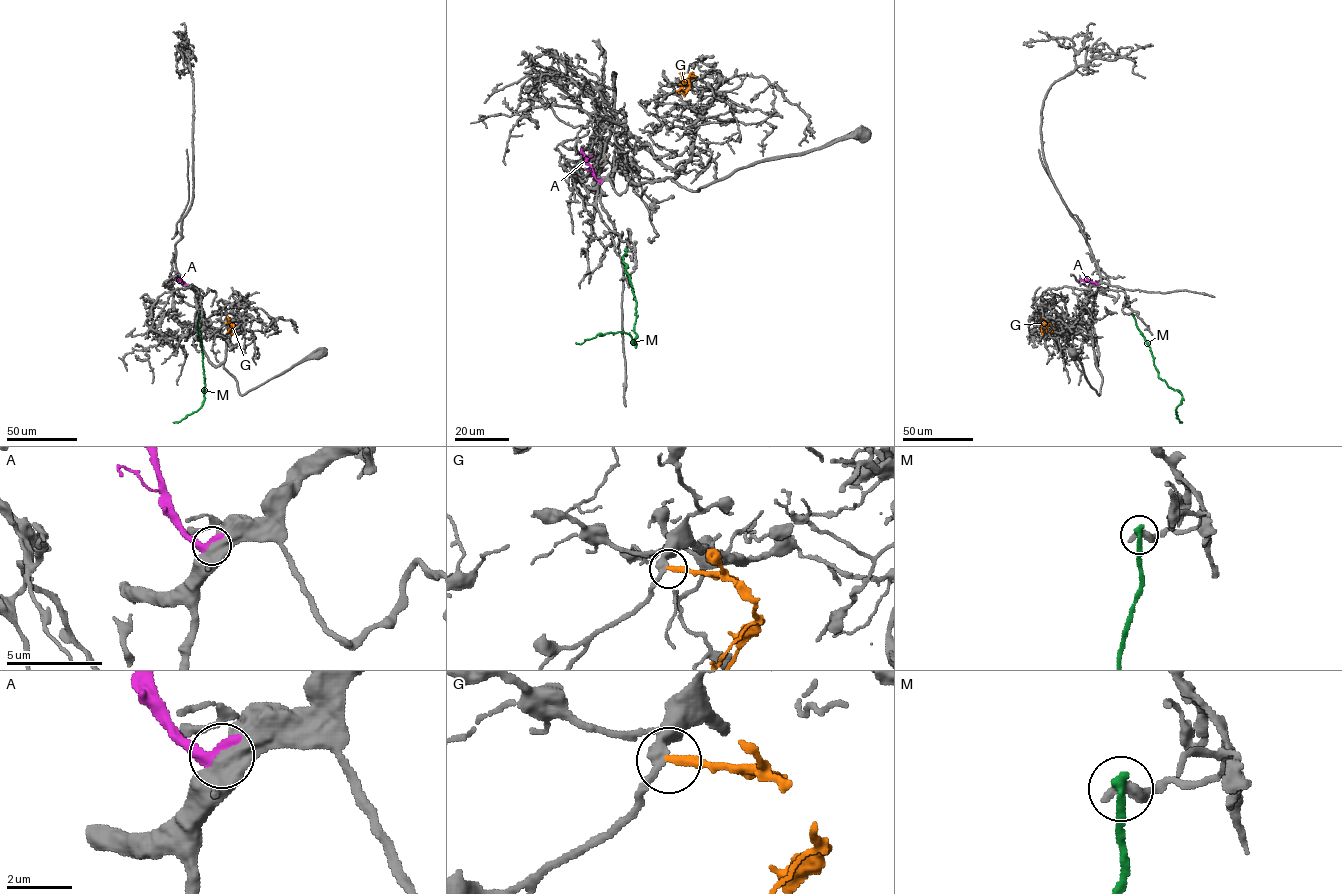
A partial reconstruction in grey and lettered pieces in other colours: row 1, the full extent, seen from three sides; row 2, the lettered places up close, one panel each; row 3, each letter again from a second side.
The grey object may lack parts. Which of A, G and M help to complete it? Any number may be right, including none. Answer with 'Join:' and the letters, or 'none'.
Join: G

